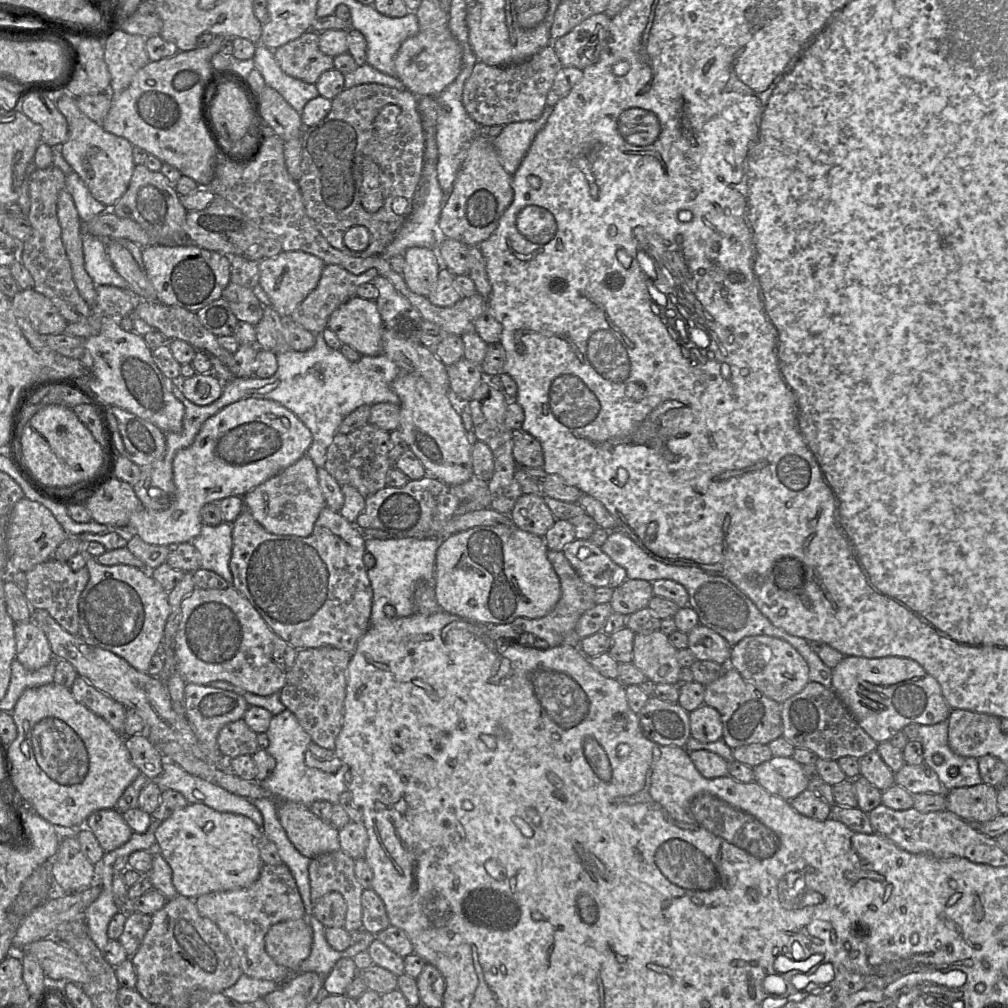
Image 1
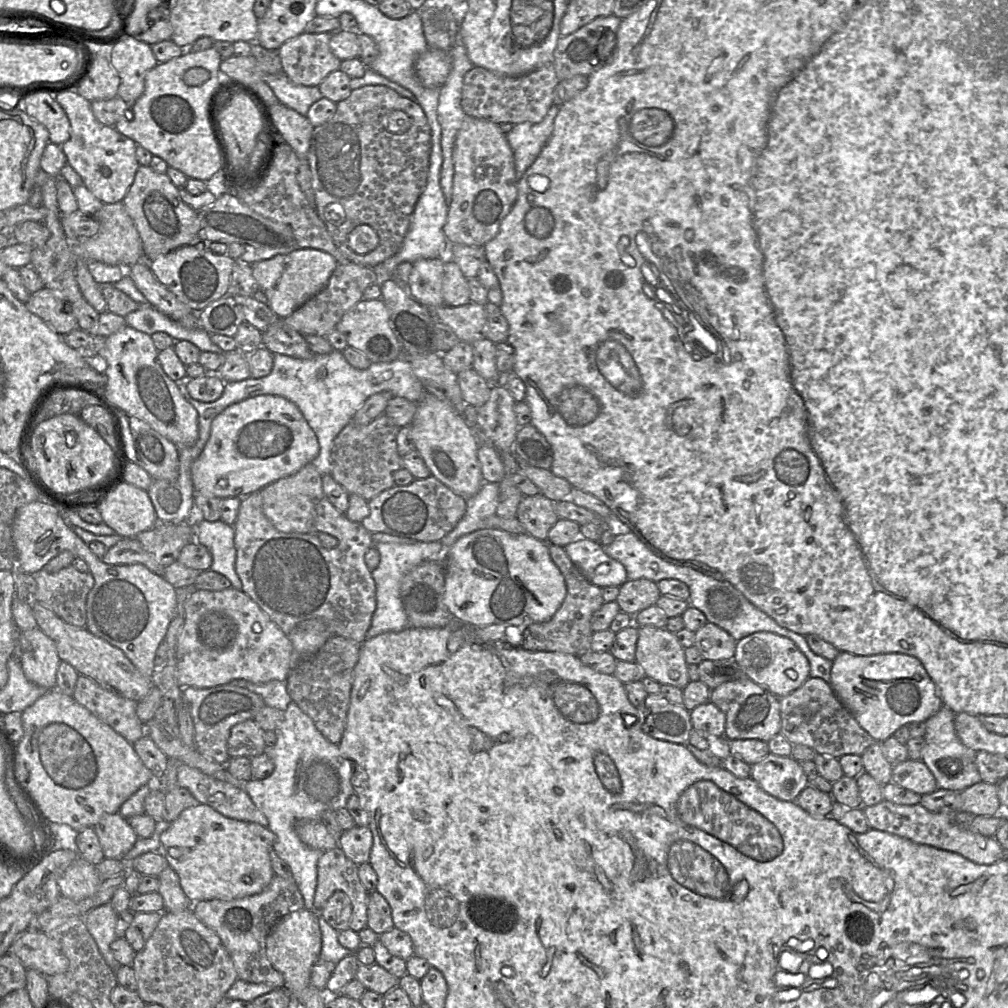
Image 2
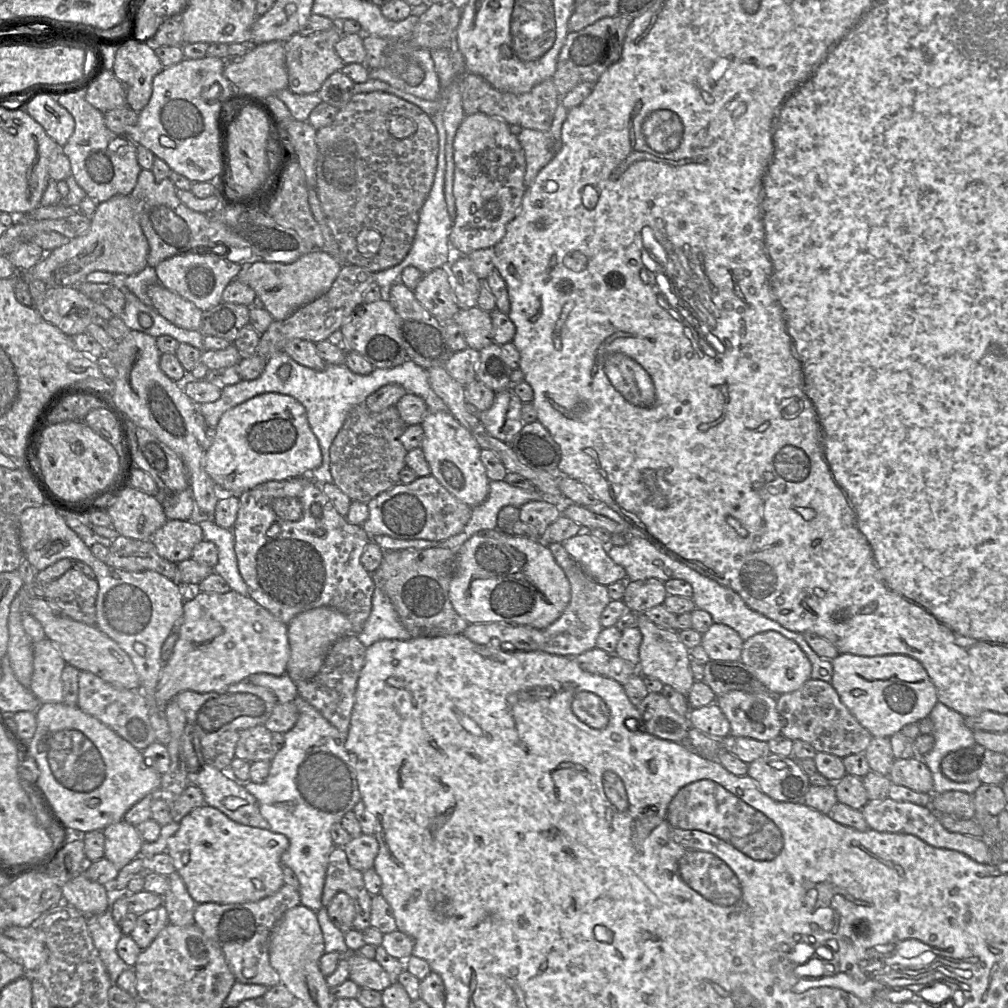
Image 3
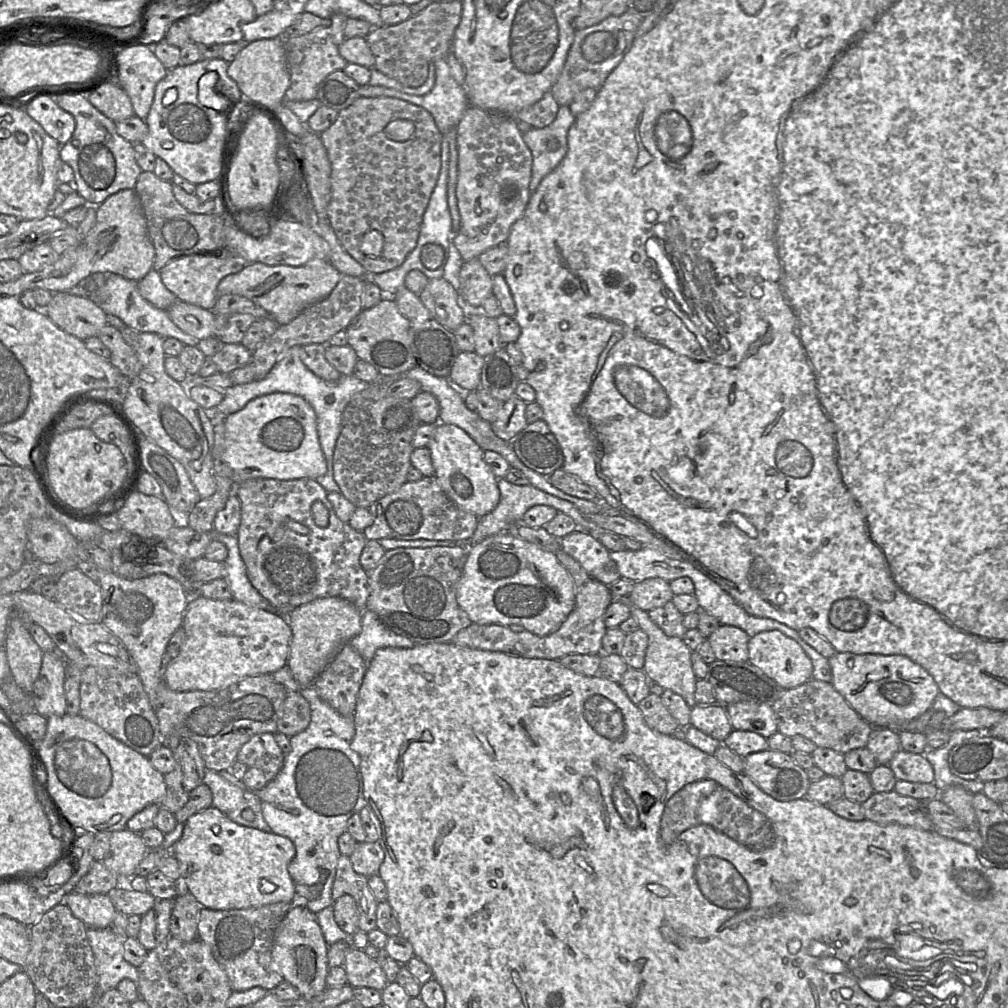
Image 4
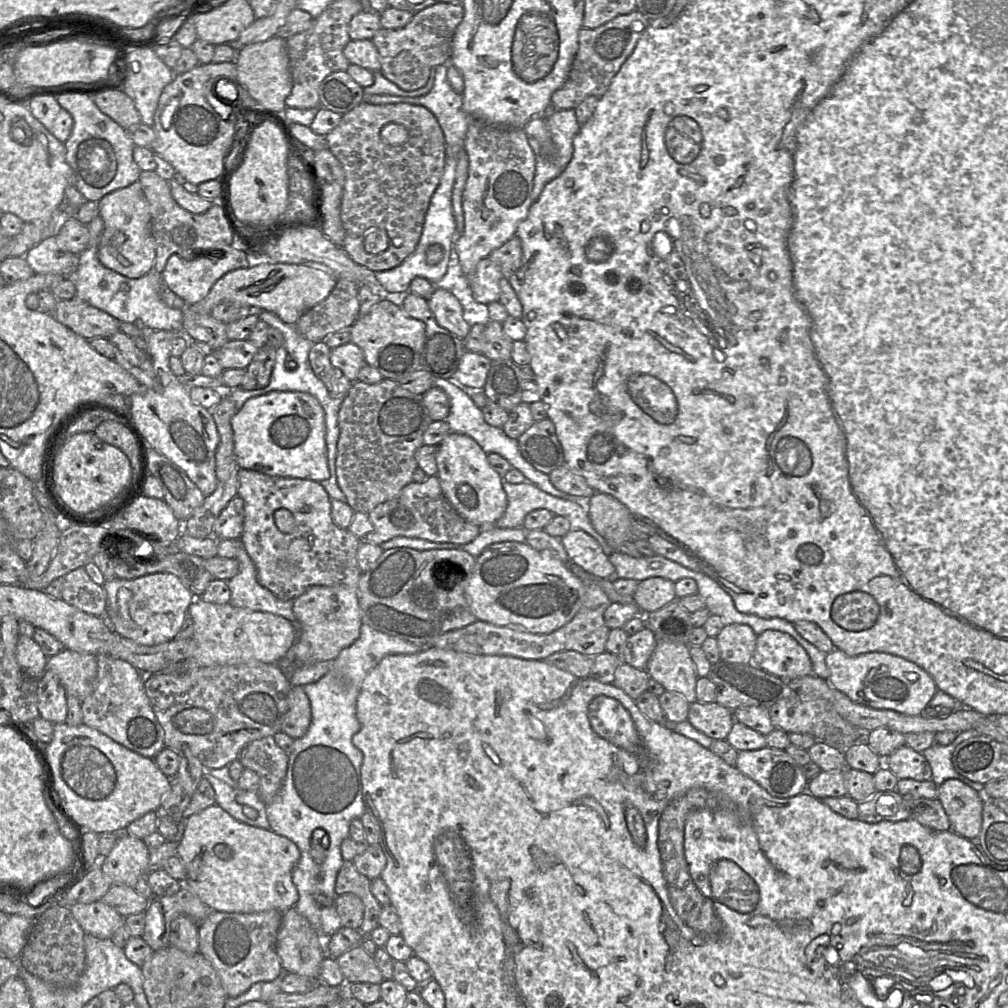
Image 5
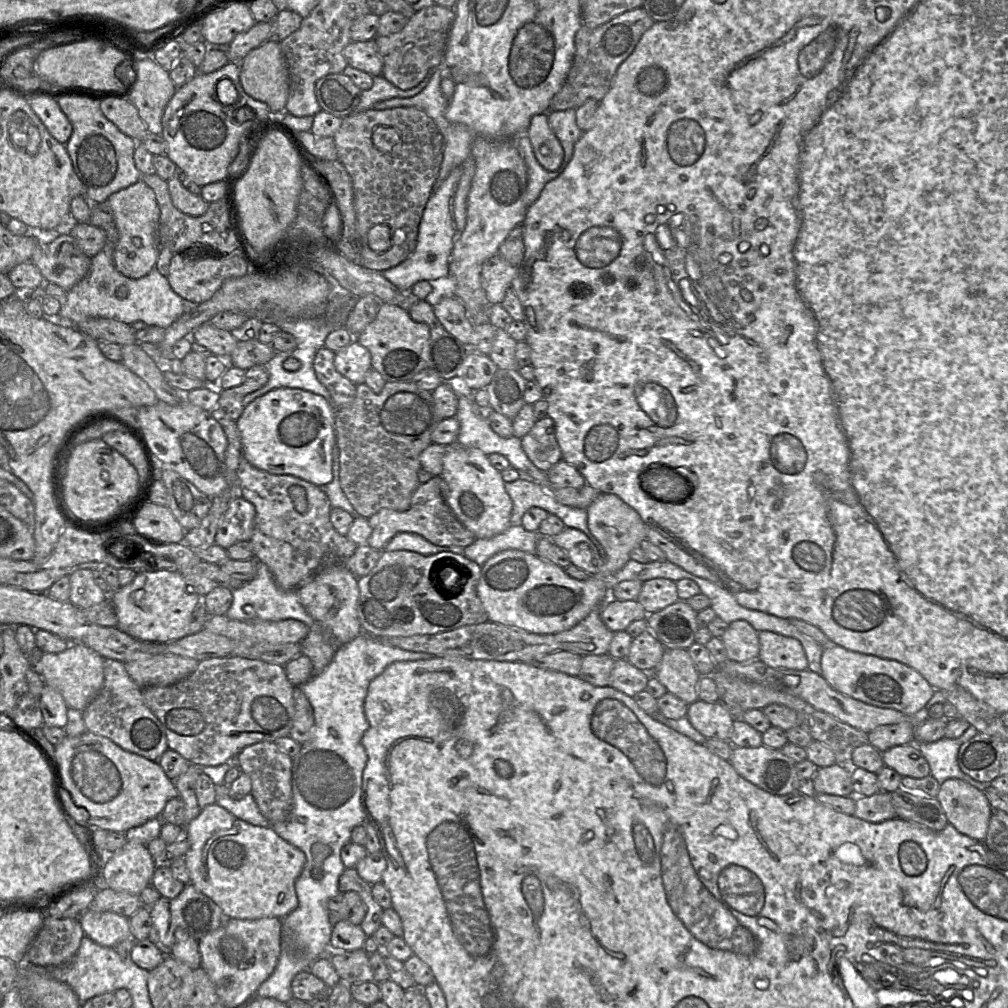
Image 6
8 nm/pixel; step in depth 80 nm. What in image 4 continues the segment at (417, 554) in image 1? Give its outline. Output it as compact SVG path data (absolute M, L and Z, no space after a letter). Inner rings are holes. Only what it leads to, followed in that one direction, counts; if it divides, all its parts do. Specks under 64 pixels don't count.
M368 610L362 611L361 631L349 643L362 656L366 665L380 648L413 648L417 645L412 640L385 627L378 616Z

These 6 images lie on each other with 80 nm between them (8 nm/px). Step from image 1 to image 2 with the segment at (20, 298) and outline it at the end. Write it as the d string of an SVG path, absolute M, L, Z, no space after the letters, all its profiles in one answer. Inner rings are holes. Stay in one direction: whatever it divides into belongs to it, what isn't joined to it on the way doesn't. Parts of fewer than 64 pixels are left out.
M42 288L30 294L25 306L60 335L78 328L78 322L72 314L70 304L51 289Z

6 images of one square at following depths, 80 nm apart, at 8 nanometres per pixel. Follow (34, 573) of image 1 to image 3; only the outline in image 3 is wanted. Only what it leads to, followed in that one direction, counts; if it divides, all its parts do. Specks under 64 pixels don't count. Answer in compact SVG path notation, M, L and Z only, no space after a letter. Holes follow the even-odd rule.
M71 567L62 576L46 584L44 598L65 616L87 625L96 625L96 599L98 583L81 571Z

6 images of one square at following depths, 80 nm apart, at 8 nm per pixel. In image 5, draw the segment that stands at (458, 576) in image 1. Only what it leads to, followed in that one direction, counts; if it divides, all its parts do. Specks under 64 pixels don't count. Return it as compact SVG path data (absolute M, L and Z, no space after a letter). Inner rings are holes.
M506 541L499 542L487 547L478 557L476 557L475 566L469 577L468 584L465 589L465 599L476 618L498 626L512 628L522 632L530 632L535 634L549 634L568 623L580 609L585 595L585 587L581 579L572 573L568 564L554 558L545 552L537 551L526 542Z

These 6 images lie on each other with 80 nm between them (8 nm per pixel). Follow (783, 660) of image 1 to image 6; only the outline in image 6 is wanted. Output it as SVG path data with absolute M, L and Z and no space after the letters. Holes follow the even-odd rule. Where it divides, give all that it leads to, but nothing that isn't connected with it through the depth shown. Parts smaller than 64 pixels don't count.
M771 631L759 633L759 659L771 667L808 669L808 660L800 641Z

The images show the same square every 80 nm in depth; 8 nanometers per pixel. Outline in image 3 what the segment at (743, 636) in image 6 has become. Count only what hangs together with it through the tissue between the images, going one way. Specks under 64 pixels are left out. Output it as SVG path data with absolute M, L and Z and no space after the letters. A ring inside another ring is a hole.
M713 623L702 635L701 646L711 660L740 661L744 640L729 626Z

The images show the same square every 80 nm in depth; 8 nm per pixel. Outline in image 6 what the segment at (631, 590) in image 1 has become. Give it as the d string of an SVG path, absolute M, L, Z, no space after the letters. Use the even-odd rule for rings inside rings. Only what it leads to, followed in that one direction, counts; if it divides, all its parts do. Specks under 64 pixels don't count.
M666 578L647 580L637 600L648 615L660 611L679 600L676 582Z

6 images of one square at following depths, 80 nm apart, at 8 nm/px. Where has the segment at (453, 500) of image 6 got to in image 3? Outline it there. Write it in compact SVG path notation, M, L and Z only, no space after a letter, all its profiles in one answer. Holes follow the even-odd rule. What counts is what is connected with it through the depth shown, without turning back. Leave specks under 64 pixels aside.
M448 411L428 413L421 422L424 437L420 448L433 477L455 498L470 507L483 503L489 493L490 479L481 461L482 448L462 424Z

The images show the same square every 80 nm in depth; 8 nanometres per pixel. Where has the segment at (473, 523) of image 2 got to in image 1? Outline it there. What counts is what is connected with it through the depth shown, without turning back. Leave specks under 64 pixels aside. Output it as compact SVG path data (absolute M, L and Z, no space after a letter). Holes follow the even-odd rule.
M472 476L467 482L455 486L449 486L451 492L461 502L457 512L465 513L491 506L491 497L488 488L488 481L477 476Z

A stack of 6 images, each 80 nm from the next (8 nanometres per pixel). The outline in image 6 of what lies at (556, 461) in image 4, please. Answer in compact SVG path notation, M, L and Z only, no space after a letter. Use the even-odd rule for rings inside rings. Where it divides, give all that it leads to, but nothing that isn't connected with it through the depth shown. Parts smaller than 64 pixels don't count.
M550 417L537 420L521 442L530 461L543 472L549 472L555 464L562 460L555 423Z

